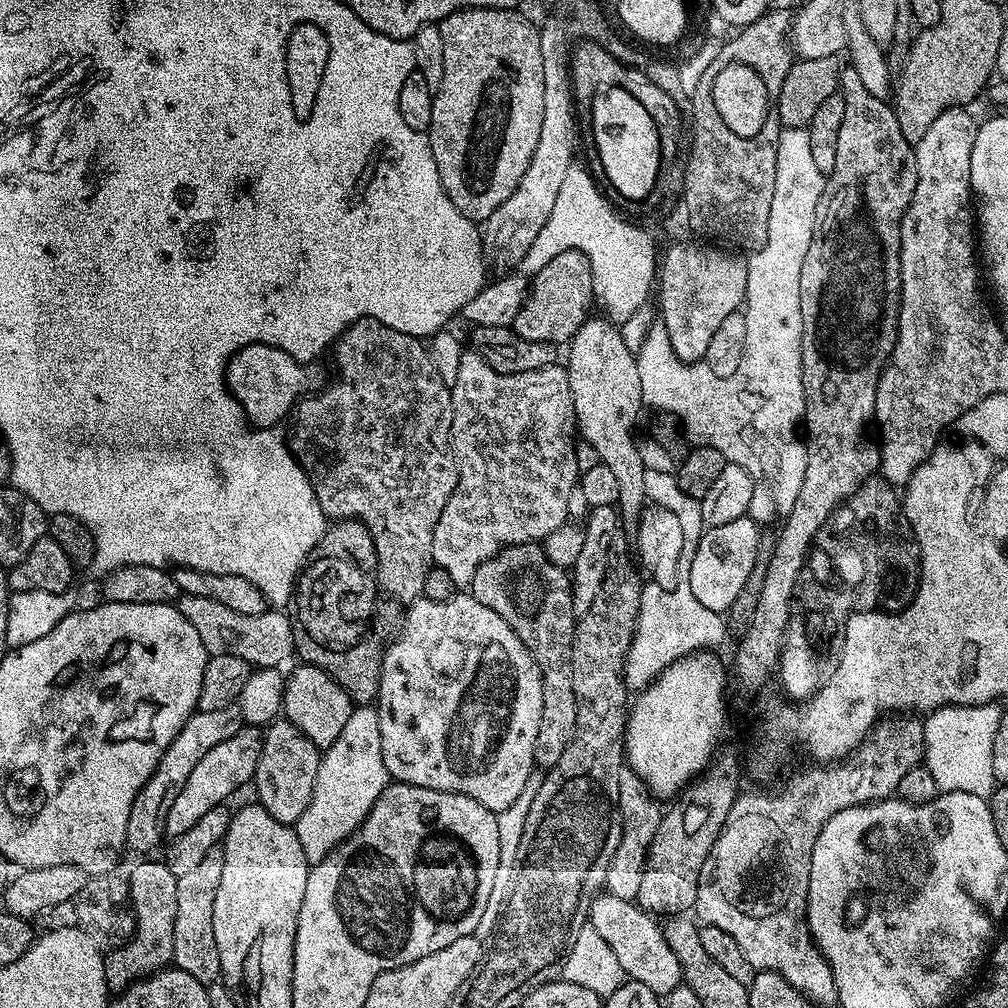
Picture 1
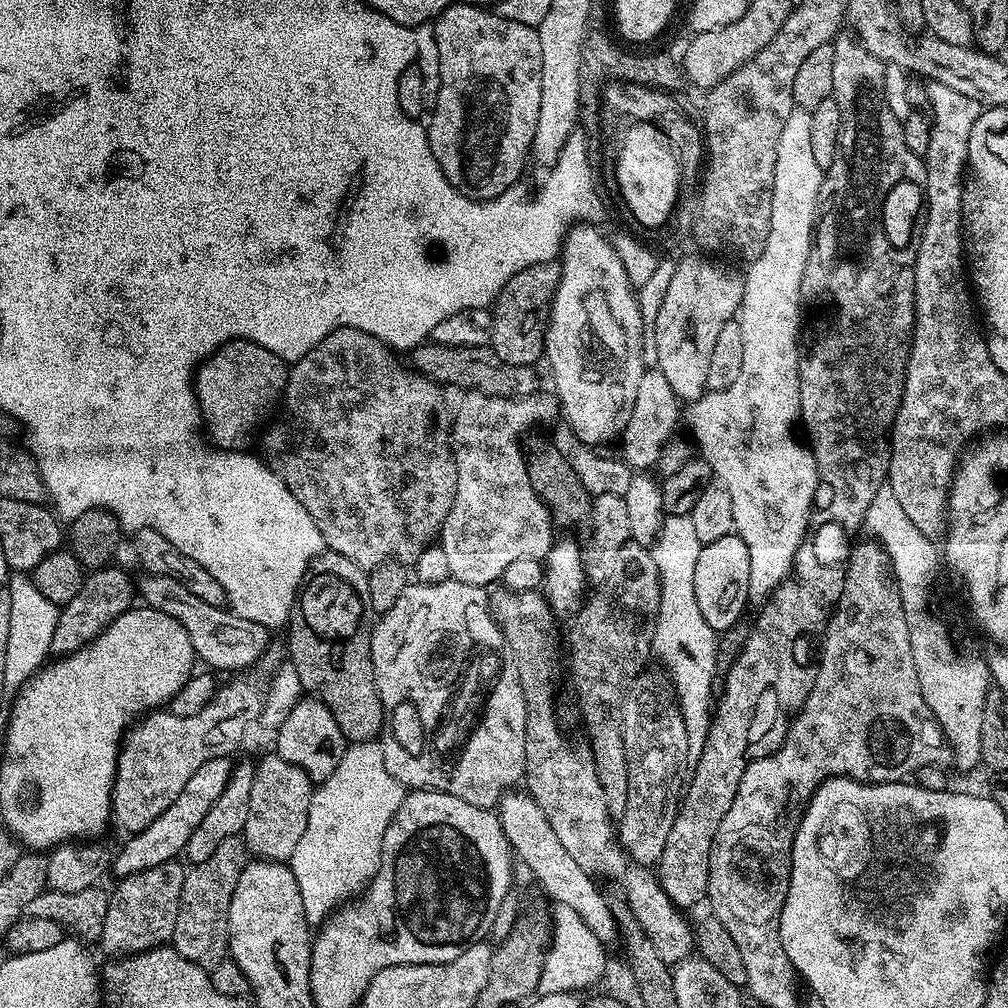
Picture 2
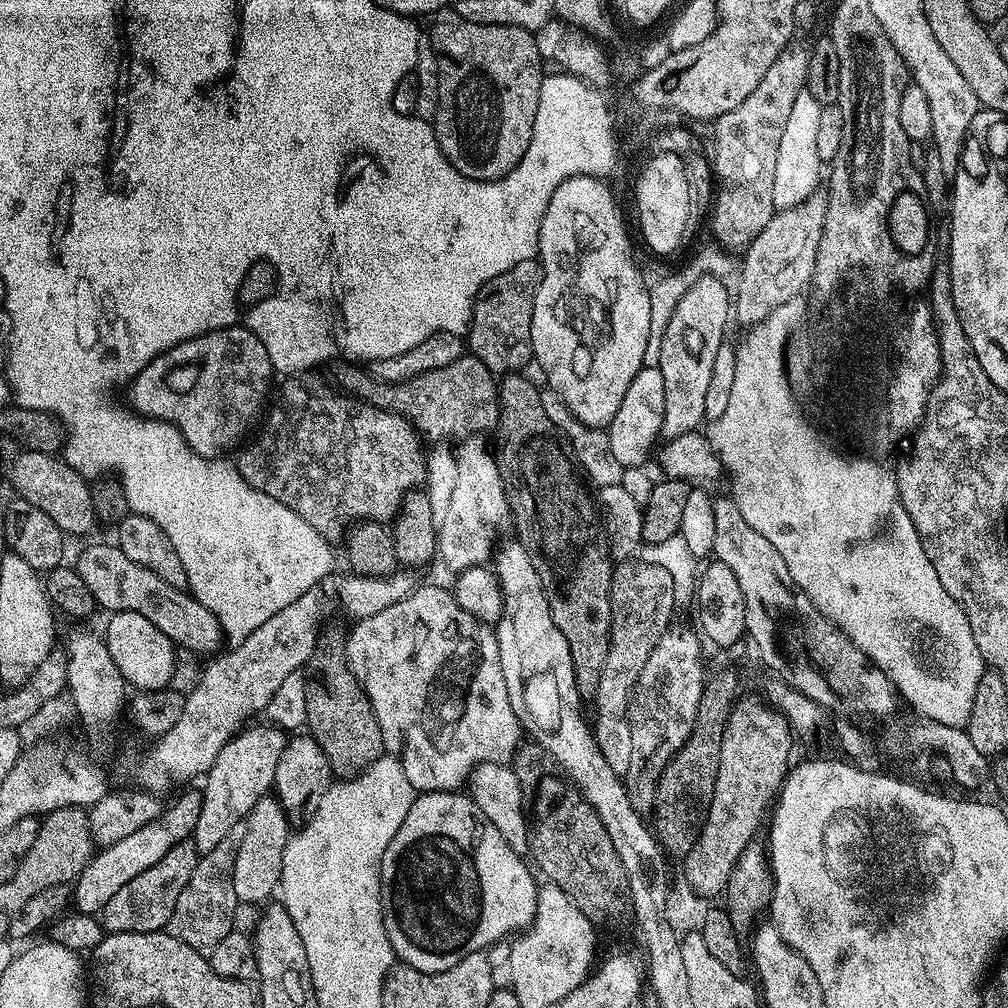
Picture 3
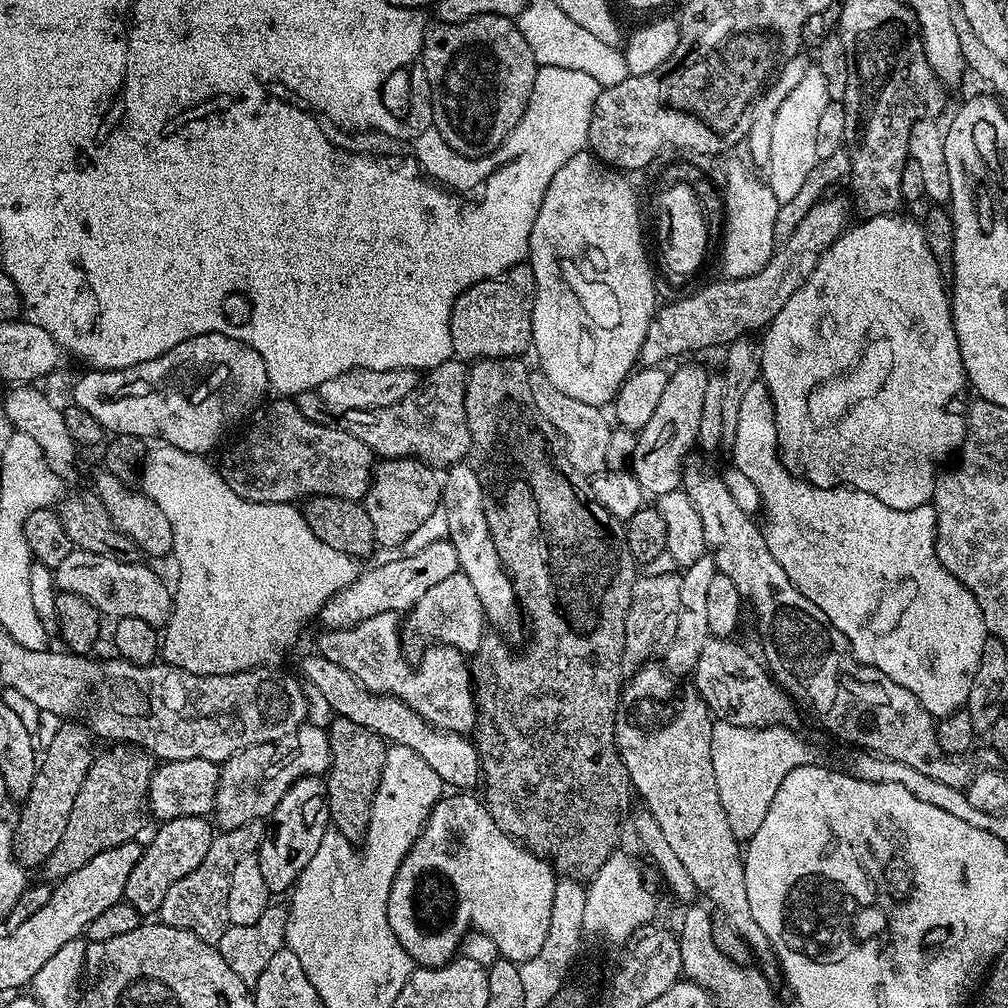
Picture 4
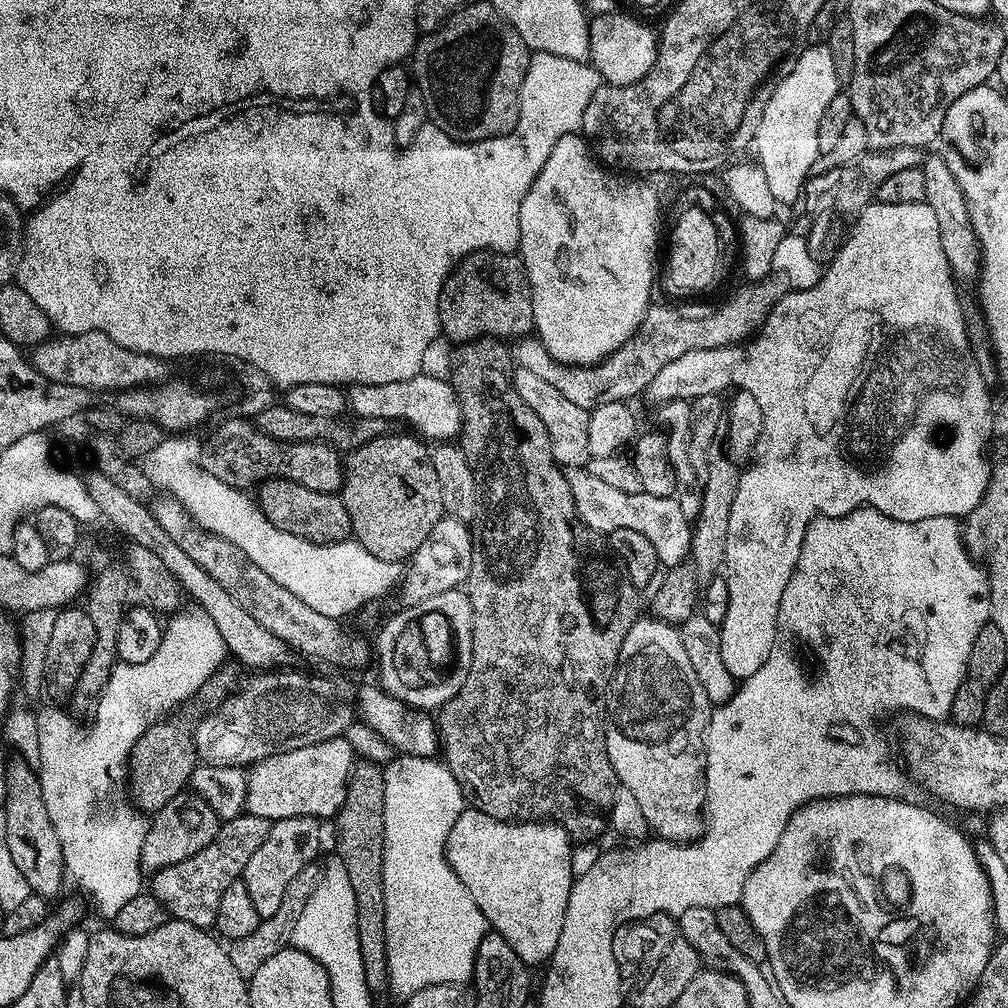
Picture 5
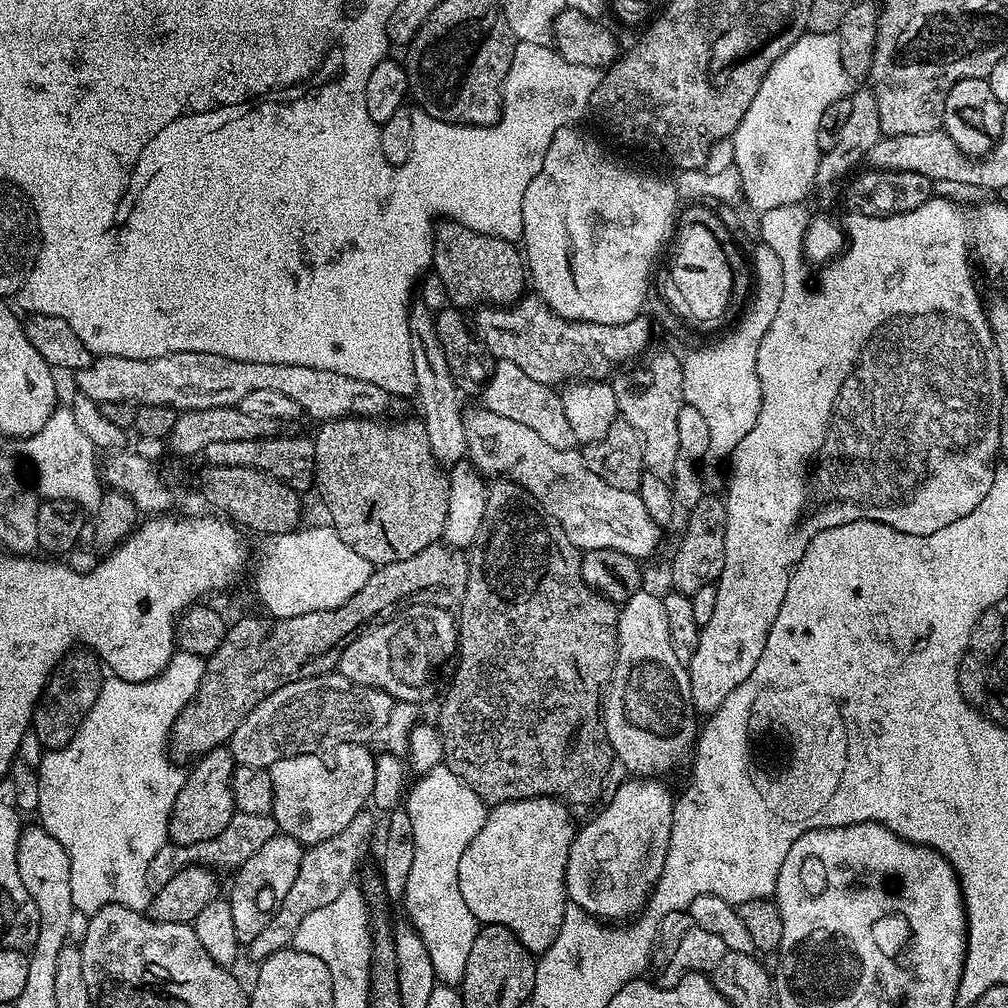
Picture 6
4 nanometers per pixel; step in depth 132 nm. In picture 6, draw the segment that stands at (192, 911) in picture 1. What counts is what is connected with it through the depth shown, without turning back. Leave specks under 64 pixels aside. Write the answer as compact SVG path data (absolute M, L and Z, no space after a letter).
M236 811L230 818L230 826L226 826L226 830L218 834L218 838L210 838L206 842L197 844L171 842L164 844L162 850L154 854L150 867L146 870L146 886L153 893L162 890L162 886L166 886L166 882L170 882L170 878L174 878L178 870L186 870L195 864L203 864L205 868L213 870L221 870L220 868L235 870L243 866L246 858L250 858L250 854L258 854L258 850L262 850L262 846L266 846L266 842L270 842L270 838L274 838L277 834L276 819L270 814L263 816L262 814L242 814Z

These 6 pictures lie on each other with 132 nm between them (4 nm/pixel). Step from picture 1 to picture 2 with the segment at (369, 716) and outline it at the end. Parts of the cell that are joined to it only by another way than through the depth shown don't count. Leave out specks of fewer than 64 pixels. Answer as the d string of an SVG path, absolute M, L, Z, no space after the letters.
M376 740L349 743L338 766L334 766L334 774L315 785L310 802L310 814L306 818L306 830L298 846L294 846L294 854L290 861L294 882L298 882L298 894L302 894L302 906L309 925L323 924L336 912L335 908L343 900L356 895L359 897L380 870L382 838L406 795L404 785L392 777L390 770L386 770L382 748Z

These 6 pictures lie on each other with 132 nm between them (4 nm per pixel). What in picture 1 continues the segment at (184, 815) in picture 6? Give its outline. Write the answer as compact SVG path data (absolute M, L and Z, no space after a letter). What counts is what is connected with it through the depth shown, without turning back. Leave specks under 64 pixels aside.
M144 858L132 872L128 880L130 907L136 917L134 935L123 941L112 953L104 956L104 977L109 993L119 994L130 985L138 983L144 977L161 971L173 963L174 954L174 914L178 910L178 886L176 875L167 863Z

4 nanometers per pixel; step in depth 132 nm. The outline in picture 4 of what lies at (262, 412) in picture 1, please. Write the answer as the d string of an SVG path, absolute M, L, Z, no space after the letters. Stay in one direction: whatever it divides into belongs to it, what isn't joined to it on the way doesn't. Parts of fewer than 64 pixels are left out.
M217 332L192 336L186 342L178 342L178 346L166 354L129 368L109 372L88 370L85 373L85 376L77 378L70 400L86 410L86 414L94 414L105 433L139 436L148 442L156 440L152 442L159 442L178 452L197 454L208 454L231 424L244 419L247 421L265 403L264 391L267 393L270 388L266 362L262 362L258 350Z

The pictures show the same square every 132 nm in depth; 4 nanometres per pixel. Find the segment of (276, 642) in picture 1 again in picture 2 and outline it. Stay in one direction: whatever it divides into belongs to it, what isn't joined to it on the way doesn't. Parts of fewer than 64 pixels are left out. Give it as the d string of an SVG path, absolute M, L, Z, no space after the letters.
M147 574L141 575L141 577L141 580L138 580L139 599L149 608L158 610L162 614L170 614L170 618L174 618L174 622L182 622L182 630L186 630L186 634L190 637L190 646L194 646L197 661L201 665L212 670L221 668L224 672L232 672L228 674L236 674L239 673L236 672L239 668L248 668L255 660L257 663L268 651L270 641L268 641L268 632L264 629L267 627L261 621L242 618L231 612L227 607L215 608L210 606L206 602L202 602L202 598L190 594L190 590L186 590L186 586L182 586L182 582L174 582L174 578Z

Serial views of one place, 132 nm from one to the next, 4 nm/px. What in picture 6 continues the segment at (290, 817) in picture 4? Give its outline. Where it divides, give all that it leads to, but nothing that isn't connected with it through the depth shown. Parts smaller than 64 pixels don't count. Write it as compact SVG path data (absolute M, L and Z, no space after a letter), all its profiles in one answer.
M277 834L266 842L266 846L262 846L262 850L258 850L258 854L250 854L243 866L235 869L232 893L227 893L226 899L234 917L234 934L238 934L241 945L254 942L254 938L266 930L266 922L270 922L290 886L294 886L294 877L298 874L298 866L302 866L305 851L305 845L294 838Z

